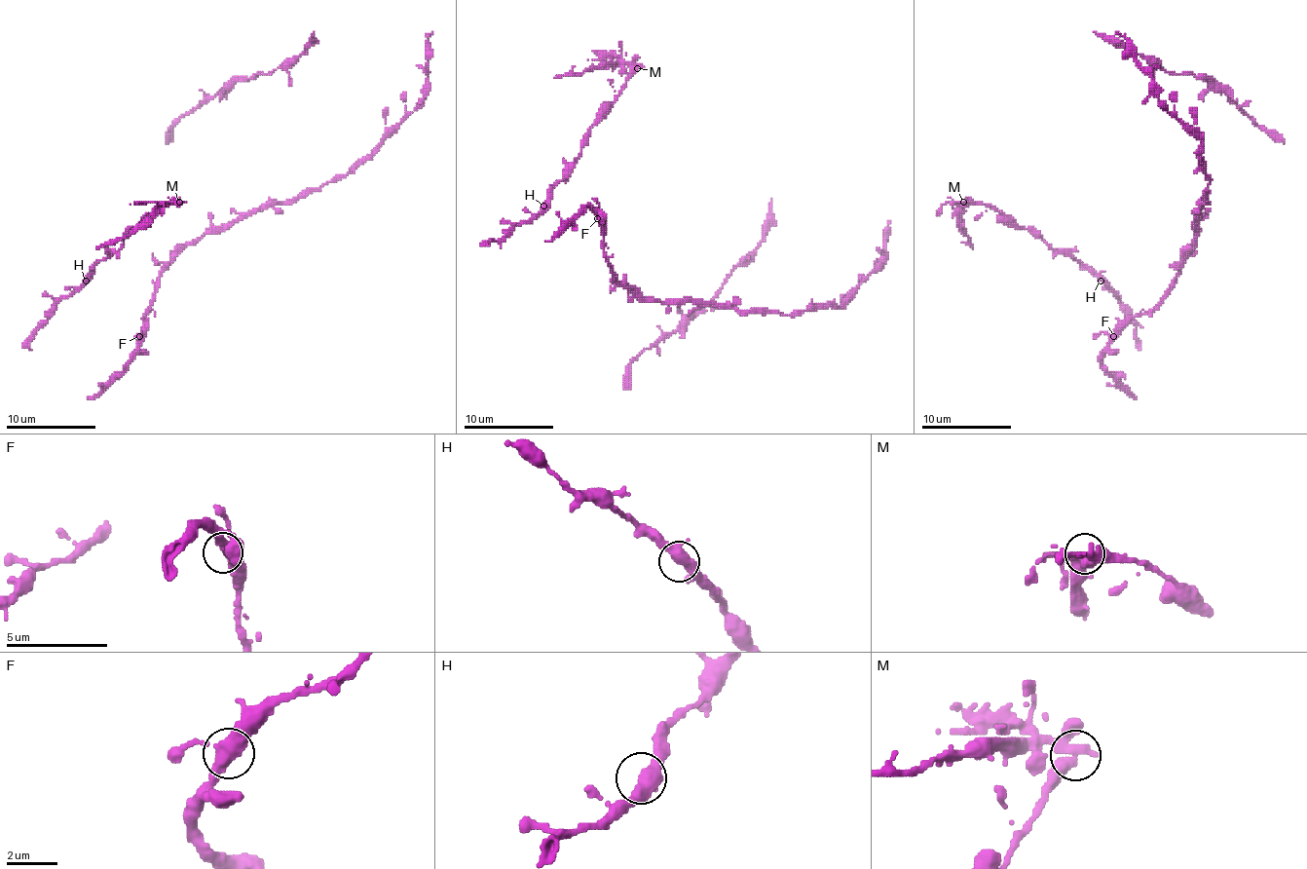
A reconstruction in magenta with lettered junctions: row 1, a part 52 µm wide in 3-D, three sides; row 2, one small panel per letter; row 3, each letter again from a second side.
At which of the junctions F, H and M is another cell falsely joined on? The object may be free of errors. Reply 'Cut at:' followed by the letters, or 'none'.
Cut at: M

